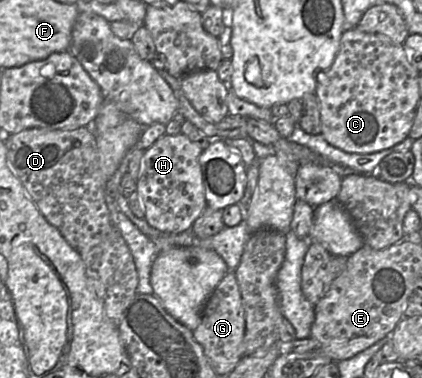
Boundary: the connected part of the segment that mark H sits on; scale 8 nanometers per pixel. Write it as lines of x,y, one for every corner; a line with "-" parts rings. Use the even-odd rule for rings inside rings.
182,133
164,134
144,151
136,191
145,210
145,220
153,228
168,234
192,230
194,222
207,206
198,162
202,151

